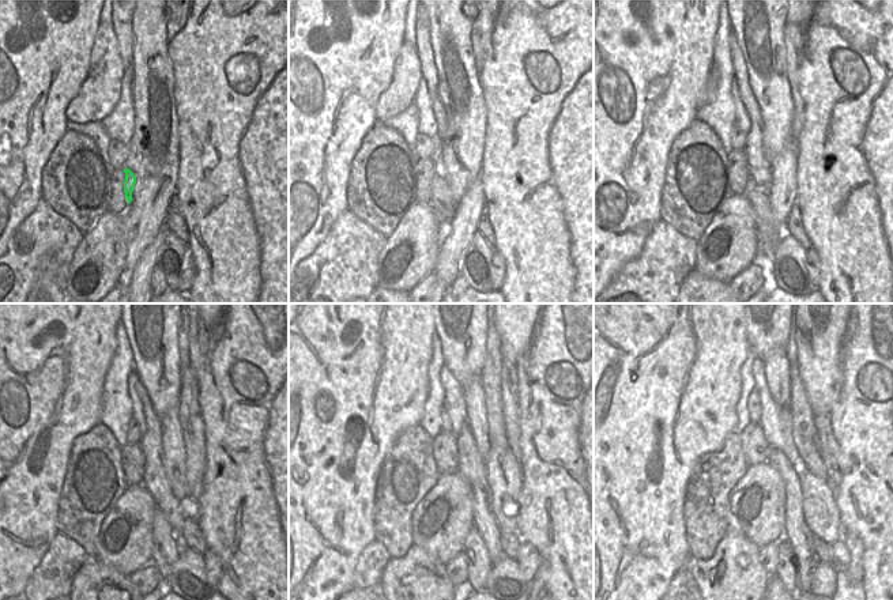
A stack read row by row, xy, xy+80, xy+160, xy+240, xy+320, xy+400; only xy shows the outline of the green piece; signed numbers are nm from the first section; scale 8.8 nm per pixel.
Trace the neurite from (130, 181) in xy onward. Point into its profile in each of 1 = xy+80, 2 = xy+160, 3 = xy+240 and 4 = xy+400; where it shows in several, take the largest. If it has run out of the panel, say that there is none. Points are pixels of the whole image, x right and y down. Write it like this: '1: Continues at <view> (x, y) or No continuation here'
1: Continues at xy+80 (443, 202)
2: Continues at xy+160 (768, 237)
3: Continues at xy+240 (166, 547)
4: Continues at xy+400 (787, 572).

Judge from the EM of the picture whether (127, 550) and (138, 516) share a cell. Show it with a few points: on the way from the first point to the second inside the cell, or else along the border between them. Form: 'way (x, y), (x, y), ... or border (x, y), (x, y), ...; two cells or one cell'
way (128, 542), (130, 532), (138, 524); one cell

